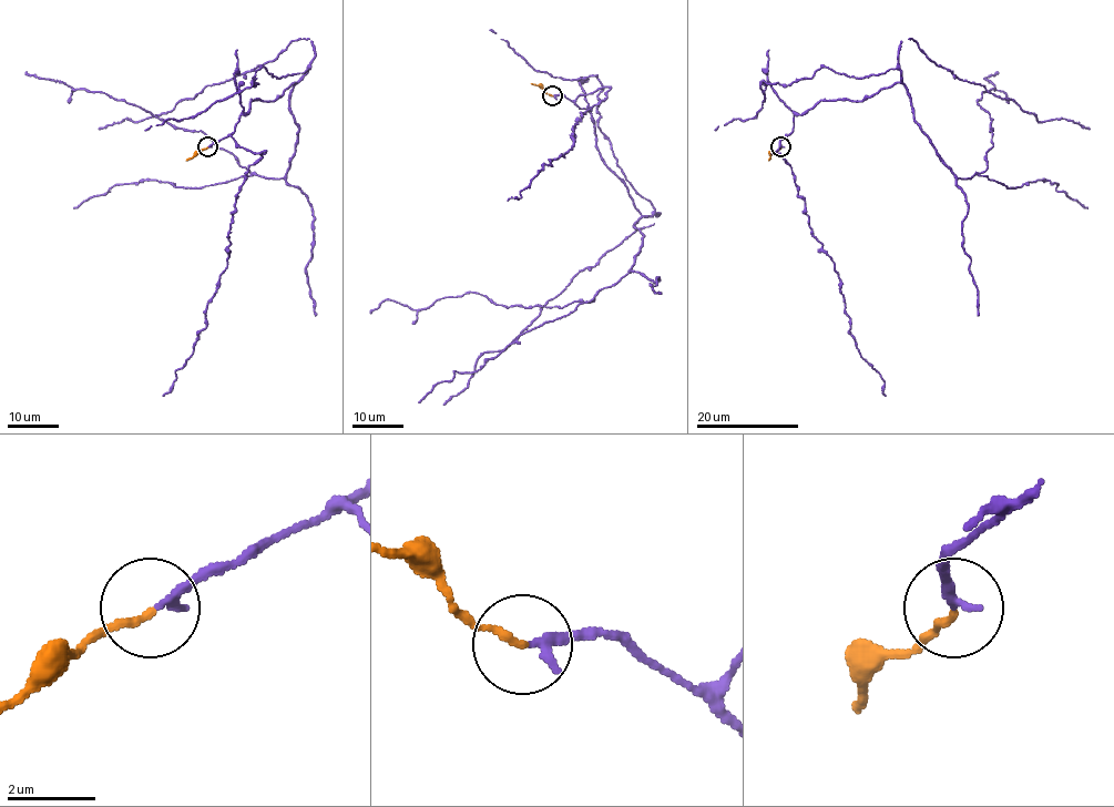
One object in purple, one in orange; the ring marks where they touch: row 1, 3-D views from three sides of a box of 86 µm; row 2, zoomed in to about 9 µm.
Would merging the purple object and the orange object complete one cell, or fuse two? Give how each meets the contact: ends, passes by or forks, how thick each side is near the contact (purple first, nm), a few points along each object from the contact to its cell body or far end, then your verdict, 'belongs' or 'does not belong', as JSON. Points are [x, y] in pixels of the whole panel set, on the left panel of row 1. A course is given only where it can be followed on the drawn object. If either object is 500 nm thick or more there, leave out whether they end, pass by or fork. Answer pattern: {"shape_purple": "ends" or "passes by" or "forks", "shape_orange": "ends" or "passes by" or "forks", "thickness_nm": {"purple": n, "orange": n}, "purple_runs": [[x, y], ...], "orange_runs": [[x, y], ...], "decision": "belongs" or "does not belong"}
{"shape_purple": "ends", "shape_orange": "ends", "thickness_nm": {"purple": 220, "orange": 160}, "purple_runs": [[208, 147], [252, 100], [274, 101], [296, 83], [294, 155], [284, 177], [271, 177], [201, 131], [26, 73]], "orange_runs": [[207, 147], [186, 160]], "decision": "belongs"}

